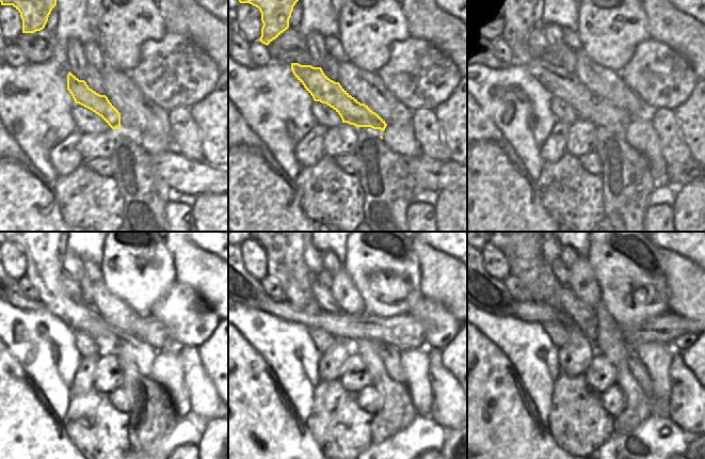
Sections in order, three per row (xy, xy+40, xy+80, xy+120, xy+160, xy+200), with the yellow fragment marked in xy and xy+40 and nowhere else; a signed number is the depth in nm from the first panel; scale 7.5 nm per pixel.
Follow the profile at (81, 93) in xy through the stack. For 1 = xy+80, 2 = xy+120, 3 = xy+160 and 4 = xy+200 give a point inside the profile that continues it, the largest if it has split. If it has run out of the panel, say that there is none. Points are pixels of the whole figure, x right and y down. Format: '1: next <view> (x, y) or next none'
1: next xy+80 (517, 22)
2: next xy+120 (45, 271)
3: next xy+160 (285, 253)
4: next xy+200 (523, 253)

